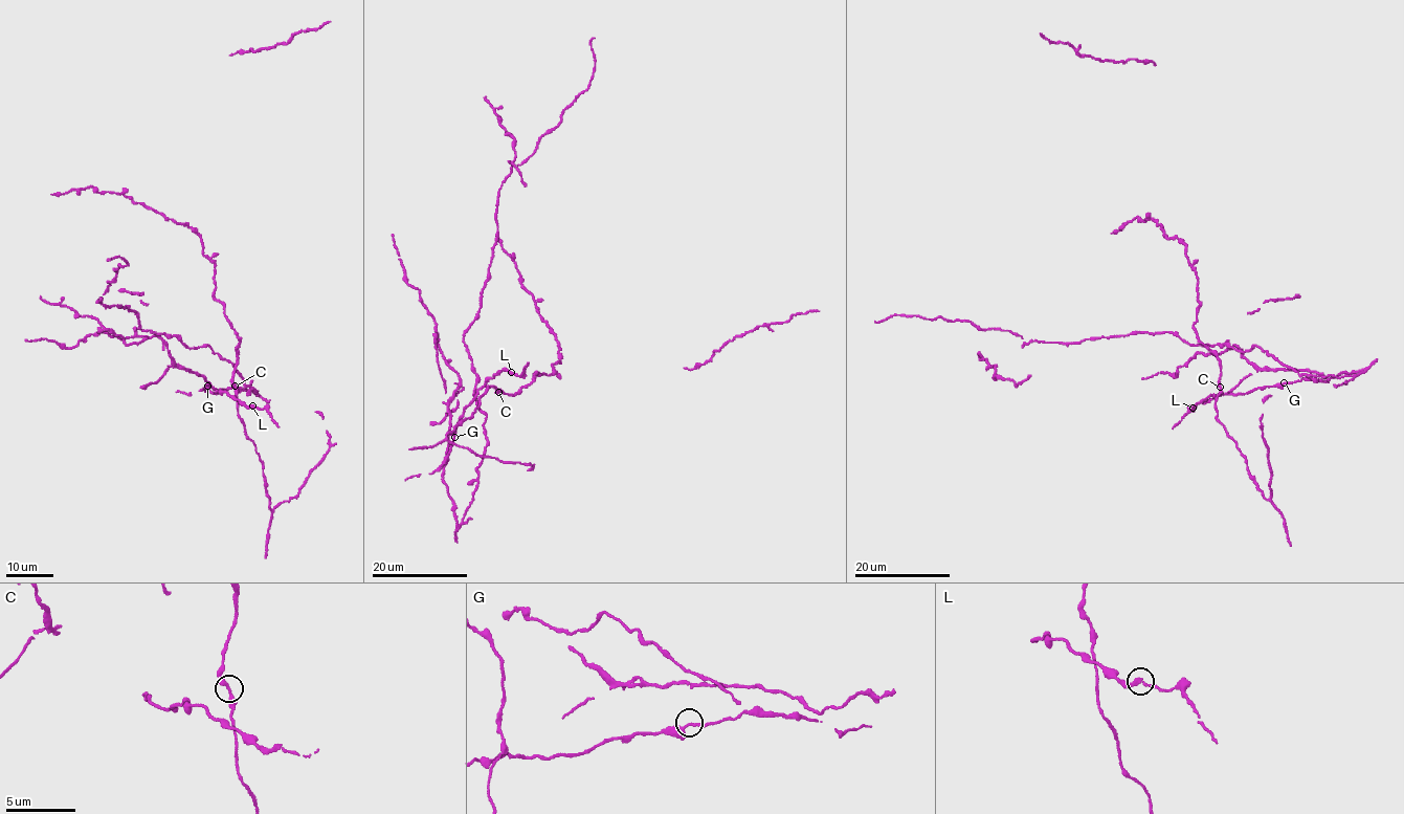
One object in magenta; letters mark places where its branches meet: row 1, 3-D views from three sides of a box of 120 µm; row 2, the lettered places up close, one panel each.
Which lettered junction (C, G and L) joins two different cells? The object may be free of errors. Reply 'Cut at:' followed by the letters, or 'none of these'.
Cut at: none of these

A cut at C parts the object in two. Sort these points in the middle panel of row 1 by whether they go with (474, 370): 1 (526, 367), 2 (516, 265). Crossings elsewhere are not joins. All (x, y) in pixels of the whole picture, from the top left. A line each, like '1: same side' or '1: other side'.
1: same side
2: other side

